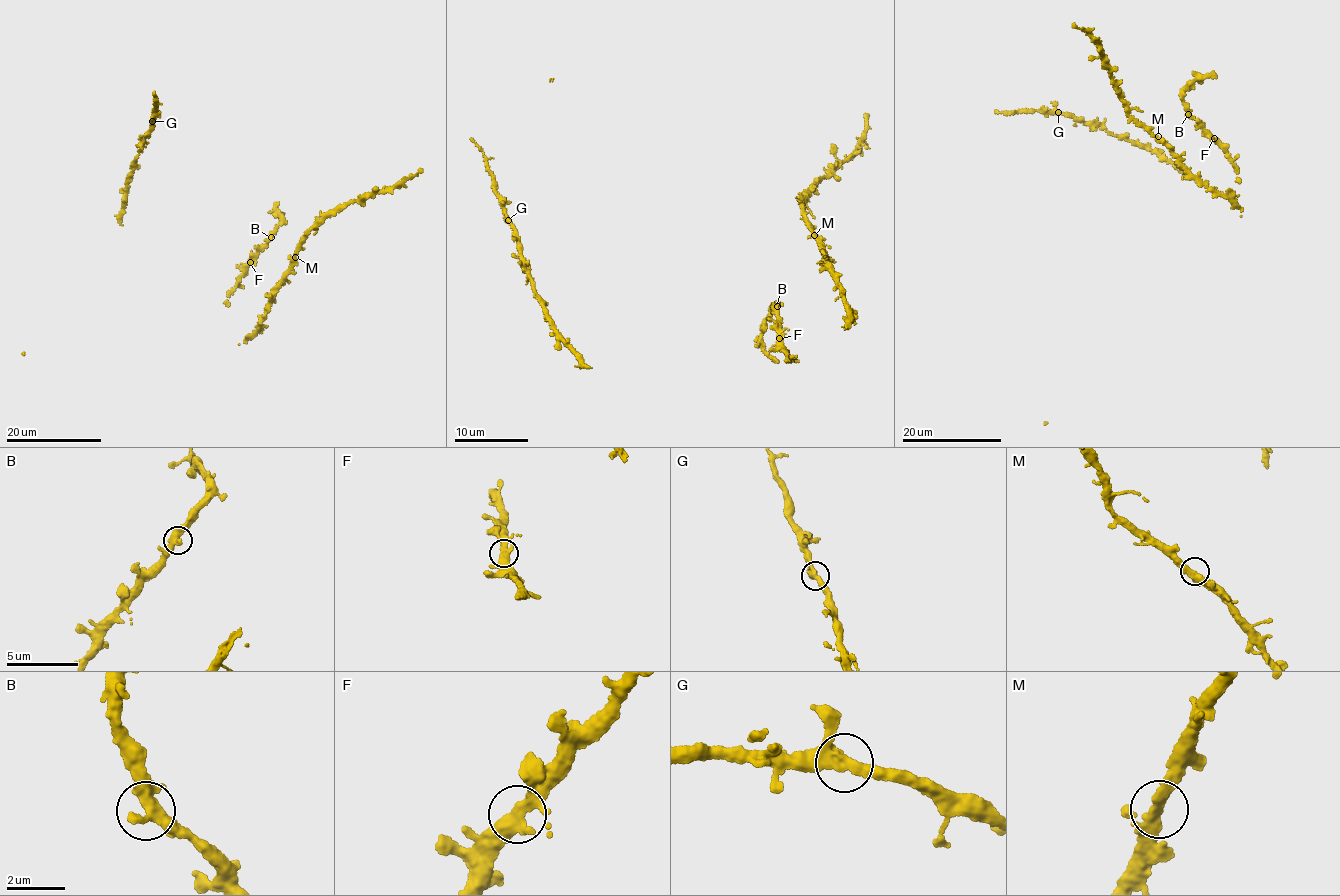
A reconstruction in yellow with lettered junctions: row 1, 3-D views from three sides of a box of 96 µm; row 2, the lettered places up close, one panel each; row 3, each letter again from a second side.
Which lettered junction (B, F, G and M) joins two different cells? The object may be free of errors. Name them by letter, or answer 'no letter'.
no letter

